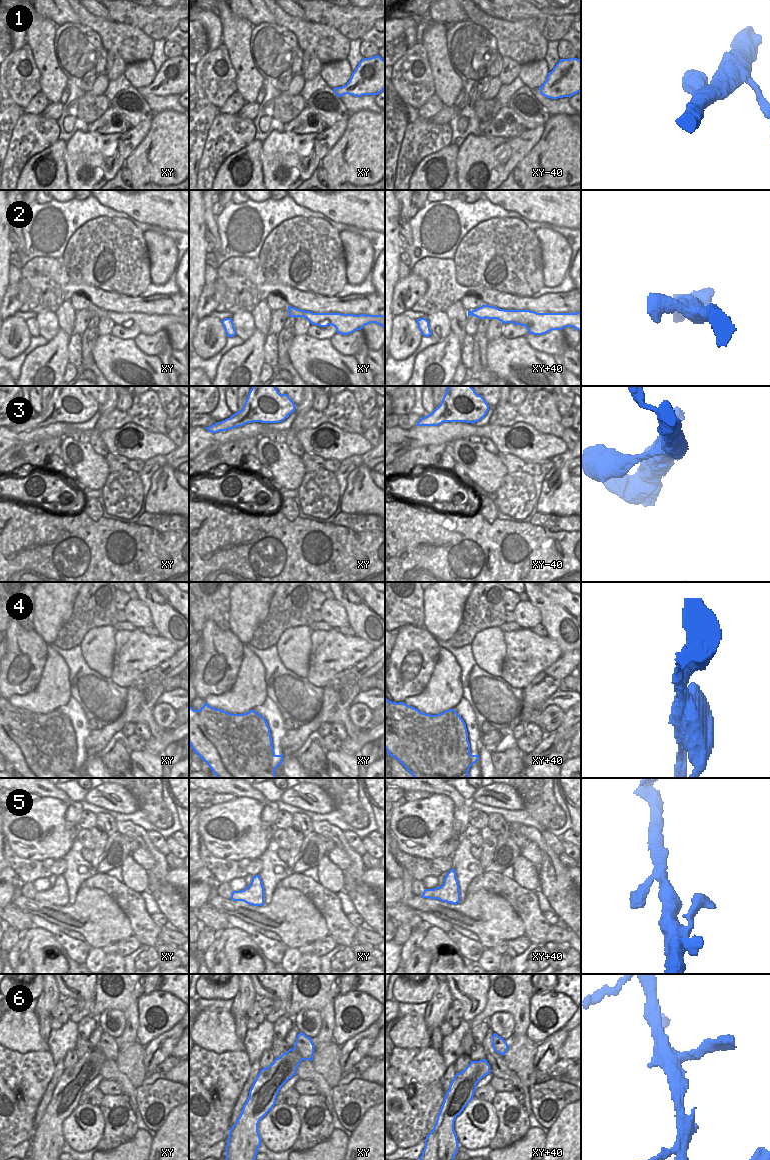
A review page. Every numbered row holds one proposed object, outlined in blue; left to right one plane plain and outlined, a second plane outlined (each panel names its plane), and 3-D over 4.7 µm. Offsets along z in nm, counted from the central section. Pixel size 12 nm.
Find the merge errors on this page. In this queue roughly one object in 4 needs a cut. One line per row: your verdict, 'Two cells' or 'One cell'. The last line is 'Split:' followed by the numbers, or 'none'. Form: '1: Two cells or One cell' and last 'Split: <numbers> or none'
1: One cell
2: One cell
3: One cell
4: Two cells
5: One cell
6: One cell
Split: 4

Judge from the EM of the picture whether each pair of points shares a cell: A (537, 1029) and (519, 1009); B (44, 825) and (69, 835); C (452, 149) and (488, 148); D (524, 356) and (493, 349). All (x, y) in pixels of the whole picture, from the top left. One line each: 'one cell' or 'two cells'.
A: two cells
B: one cell
C: two cells
D: one cell

